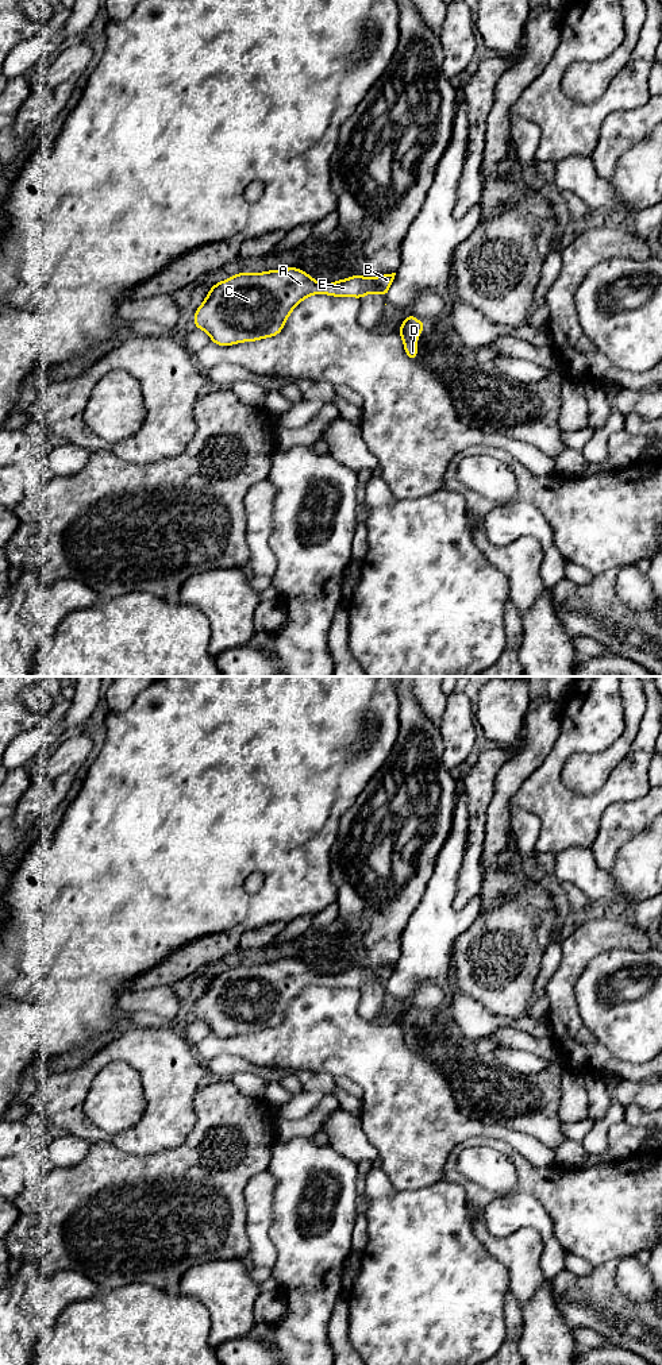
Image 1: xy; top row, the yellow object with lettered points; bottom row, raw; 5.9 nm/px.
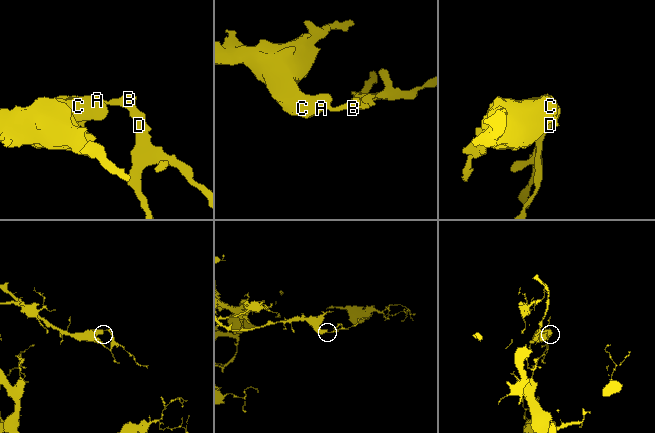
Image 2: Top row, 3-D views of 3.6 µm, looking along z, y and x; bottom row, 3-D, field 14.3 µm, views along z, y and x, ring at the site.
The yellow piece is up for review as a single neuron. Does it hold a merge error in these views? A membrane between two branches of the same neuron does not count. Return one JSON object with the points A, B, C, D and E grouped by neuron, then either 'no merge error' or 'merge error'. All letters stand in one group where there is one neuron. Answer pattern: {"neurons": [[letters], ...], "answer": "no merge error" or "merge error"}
{"neurons": [["A", "B", "C", "D", "E"]], "answer": "no merge error"}

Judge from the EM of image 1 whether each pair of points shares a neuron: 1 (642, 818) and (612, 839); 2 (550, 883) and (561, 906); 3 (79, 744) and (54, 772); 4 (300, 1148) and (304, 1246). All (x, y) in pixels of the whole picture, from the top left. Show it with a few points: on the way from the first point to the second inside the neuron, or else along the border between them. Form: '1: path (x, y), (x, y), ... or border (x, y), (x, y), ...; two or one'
1: path (635, 818), (619, 832); one
2: path (555, 889), (561, 901); one
3: path (74, 751), (61, 766); one
4: path (300, 1172), (300, 1186), (291, 1214), (292, 1222); one

